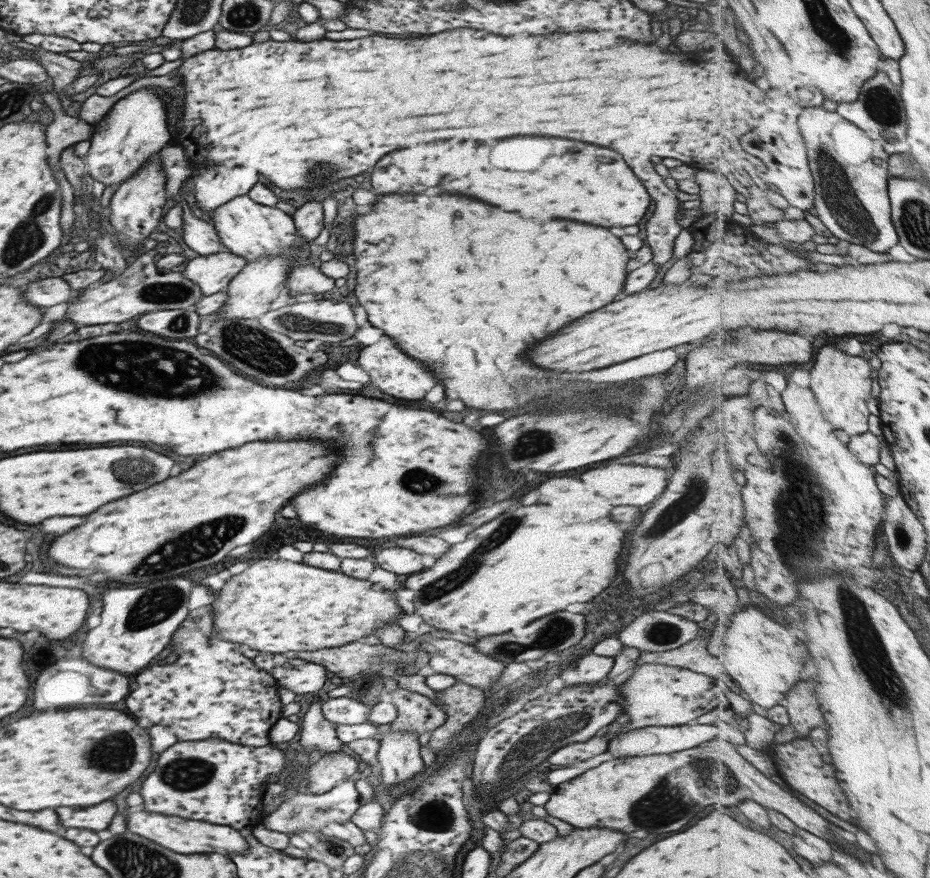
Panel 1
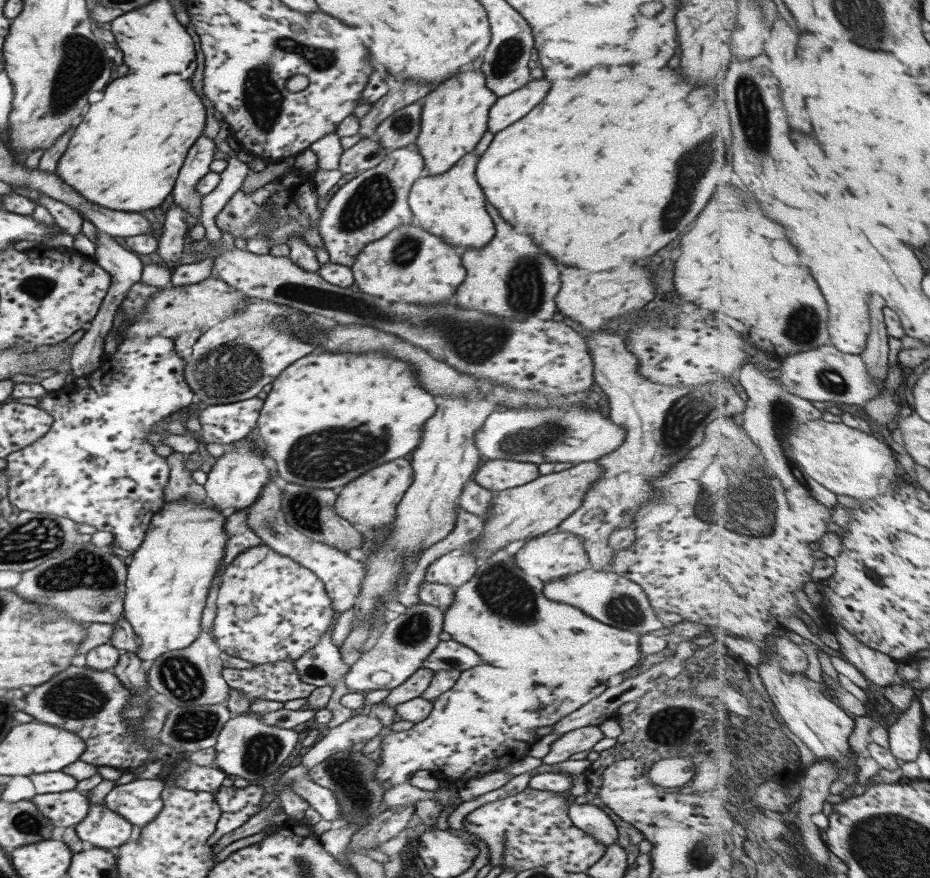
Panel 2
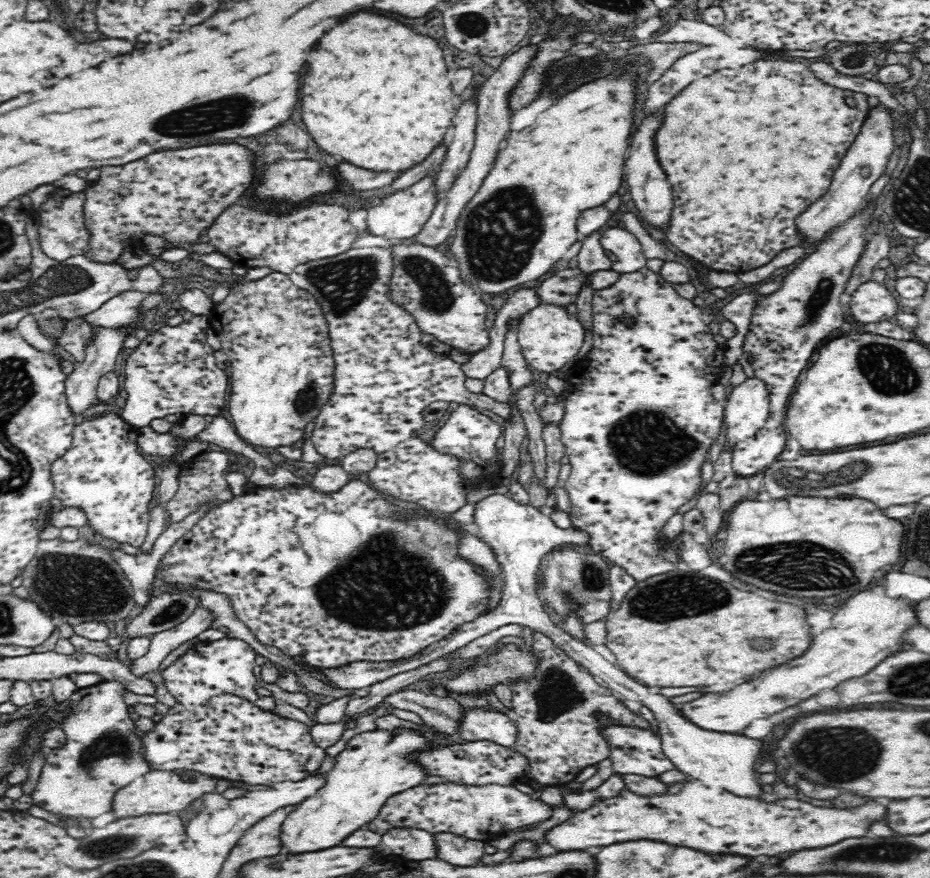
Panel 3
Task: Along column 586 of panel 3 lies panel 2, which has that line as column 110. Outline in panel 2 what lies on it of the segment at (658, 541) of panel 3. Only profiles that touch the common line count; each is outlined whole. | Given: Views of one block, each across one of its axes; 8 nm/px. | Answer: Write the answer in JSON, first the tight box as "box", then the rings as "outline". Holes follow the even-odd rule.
{"box":[1,331,194,553],"outline":[[[129,331],[127,340],[117,342],[115,352],[113,354],[104,354],[97,368],[85,377],[87,378],[88,386],[83,387],[73,383],[64,384],[63,388],[58,391],[47,391],[42,397],[37,398],[39,401],[38,407],[51,415],[52,423],[41,438],[38,438],[29,446],[23,447],[22,450],[15,450],[15,452],[5,456],[5,468],[1,471],[7,477],[8,489],[6,495],[8,501],[20,511],[36,512],[37,514],[56,514],[63,518],[69,518],[74,523],[89,524],[97,531],[110,532],[112,534],[112,541],[109,547],[117,547],[130,553],[139,548],[145,536],[151,515],[155,514],[166,502],[164,500],[164,488],[167,485],[169,472],[168,464],[165,462],[164,457],[160,457],[154,451],[154,447],[145,441],[145,436],[155,430],[153,425],[155,422],[167,418],[169,414],[173,414],[173,412],[177,412],[177,410],[181,410],[181,408],[185,408],[185,406],[189,406],[192,403],[194,394],[185,382],[183,376],[184,366],[186,366],[186,361],[175,352],[172,340],[157,336],[153,339],[145,340],[143,336],[135,336]]]}

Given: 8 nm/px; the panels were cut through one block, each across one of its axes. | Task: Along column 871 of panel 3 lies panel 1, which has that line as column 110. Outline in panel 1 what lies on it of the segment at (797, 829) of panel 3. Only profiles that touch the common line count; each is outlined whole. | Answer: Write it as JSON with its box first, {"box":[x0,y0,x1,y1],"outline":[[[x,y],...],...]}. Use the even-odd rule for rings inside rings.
{"box":[55,802,115,830],"outline":[[[99,802],[87,808],[59,808],[55,810],[59,822],[65,828],[85,828],[85,830],[105,830],[115,814],[113,802]]]}

